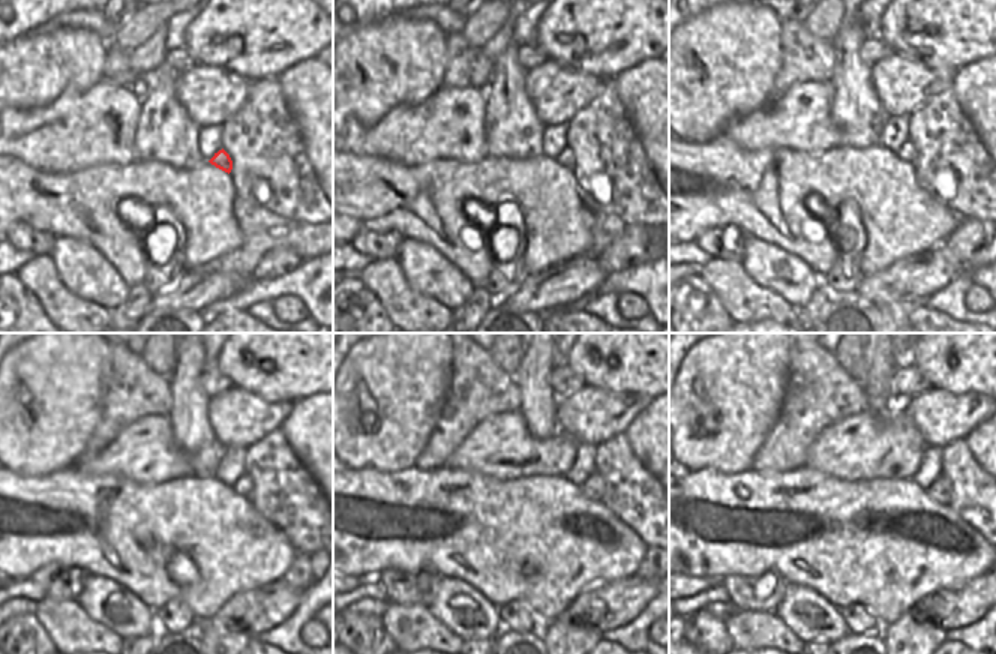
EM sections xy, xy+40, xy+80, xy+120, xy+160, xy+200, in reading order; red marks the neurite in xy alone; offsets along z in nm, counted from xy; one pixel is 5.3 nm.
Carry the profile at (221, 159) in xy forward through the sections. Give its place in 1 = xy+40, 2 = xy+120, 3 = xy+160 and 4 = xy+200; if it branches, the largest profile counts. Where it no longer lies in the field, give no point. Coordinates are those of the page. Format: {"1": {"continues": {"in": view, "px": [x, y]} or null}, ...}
{"1": {"continues": {"in": "xy+40", "px": [566, 158]}}, "2": {"continues": {"in": "xy+120", "px": [243, 486]}}, "3": {"continues": {"in": "xy+160", "px": [593, 488]}}, "4": {"continues": {"in": "xy+200", "px": [941, 491]}}}

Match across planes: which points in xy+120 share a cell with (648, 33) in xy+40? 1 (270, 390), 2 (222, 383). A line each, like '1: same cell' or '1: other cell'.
1: same cell
2: other cell

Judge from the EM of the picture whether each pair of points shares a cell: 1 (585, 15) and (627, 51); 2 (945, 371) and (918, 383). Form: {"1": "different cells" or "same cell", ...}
{"1": "same cell", "2": "different cells"}

